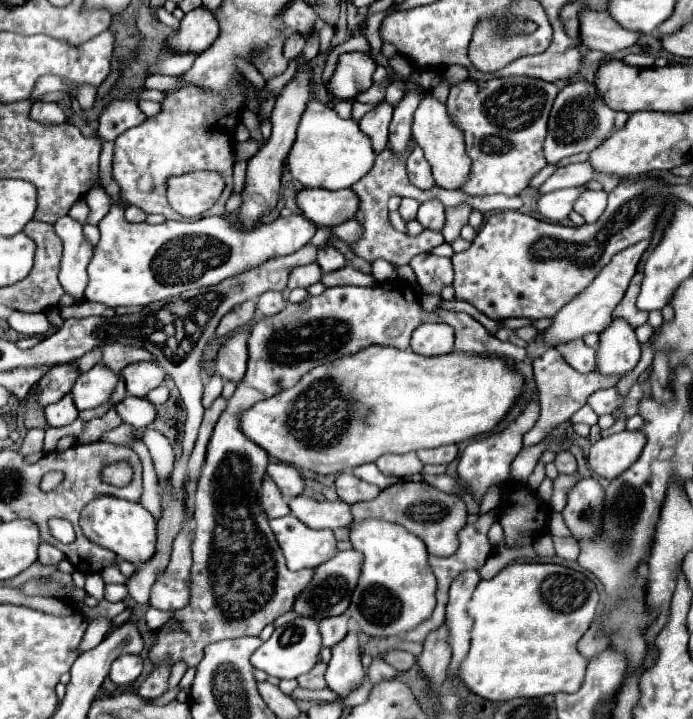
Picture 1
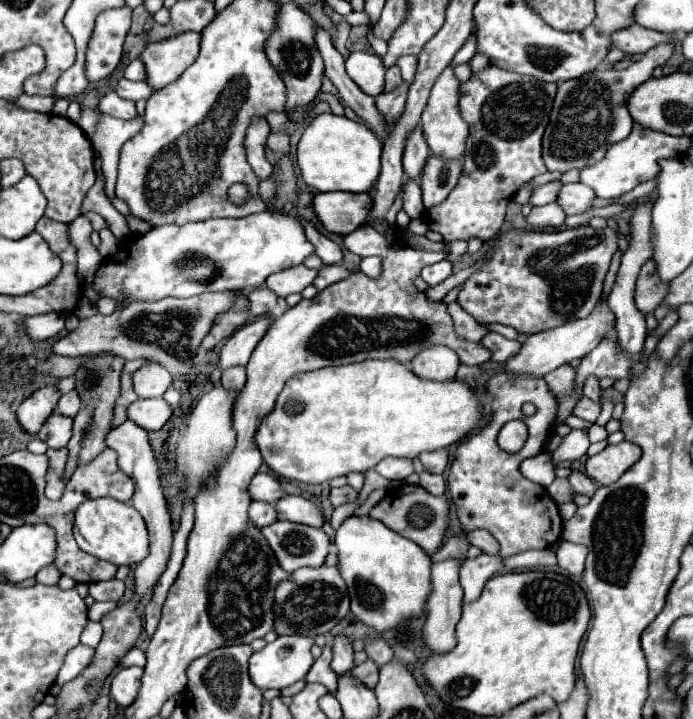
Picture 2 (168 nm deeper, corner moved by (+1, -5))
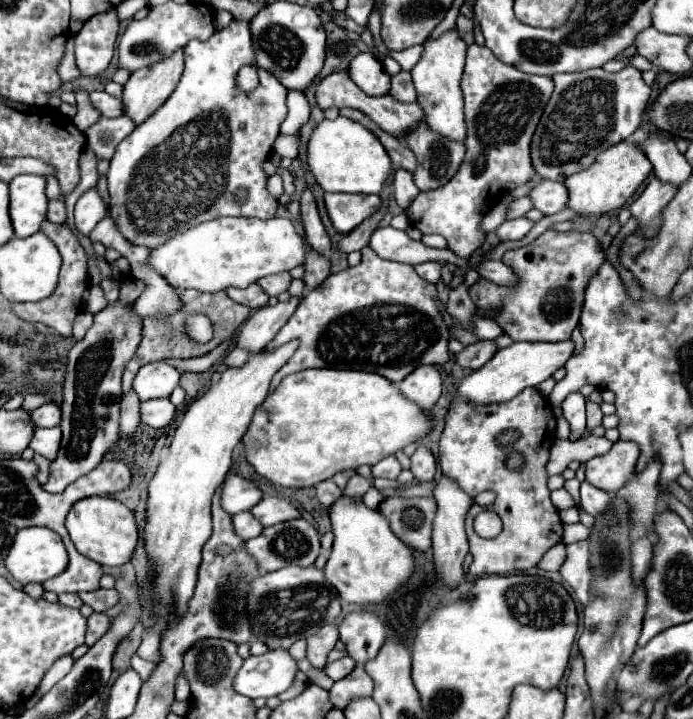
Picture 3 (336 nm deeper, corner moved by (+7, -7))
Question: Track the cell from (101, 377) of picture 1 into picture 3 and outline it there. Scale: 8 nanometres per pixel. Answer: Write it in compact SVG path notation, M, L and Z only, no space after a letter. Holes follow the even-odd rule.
M45 403L31 413L31 419L37 427L55 427L61 423L61 409L57 403Z

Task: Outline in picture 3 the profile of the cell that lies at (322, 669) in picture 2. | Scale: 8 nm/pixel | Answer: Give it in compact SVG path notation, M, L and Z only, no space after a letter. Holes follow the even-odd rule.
M333 623L329 627L323 627L317 635L309 637L307 639L307 659L309 659L309 663L317 669L323 669L323 665L327 663L327 655L335 647L337 639L339 639L339 631Z

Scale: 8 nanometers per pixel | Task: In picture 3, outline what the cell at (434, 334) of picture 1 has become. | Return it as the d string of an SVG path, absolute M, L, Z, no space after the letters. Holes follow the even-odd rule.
M421 365L399 383L399 389L419 407L431 409L441 395L441 385L441 371L435 365Z

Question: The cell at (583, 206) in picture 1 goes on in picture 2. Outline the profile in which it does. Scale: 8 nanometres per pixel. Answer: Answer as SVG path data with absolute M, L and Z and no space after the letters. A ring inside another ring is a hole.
M569 183L563 185L557 197L557 205L563 207L565 215L577 215L591 207L591 201L595 199L595 193L591 187L583 183Z

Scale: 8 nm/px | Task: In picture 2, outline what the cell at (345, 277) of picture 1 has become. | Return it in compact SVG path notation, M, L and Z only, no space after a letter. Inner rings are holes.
M323 265L323 267L319 269L319 275L315 277L313 285L321 291L321 289L325 289L327 285L333 285L333 283L337 283L337 281L343 281L343 279L347 279L347 277L349 277L349 271L347 271L343 265Z

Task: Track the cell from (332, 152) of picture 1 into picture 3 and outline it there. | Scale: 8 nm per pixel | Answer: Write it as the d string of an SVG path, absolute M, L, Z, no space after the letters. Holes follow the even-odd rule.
M347 117L323 119L307 143L307 167L327 193L379 193L393 165L379 139L361 123Z

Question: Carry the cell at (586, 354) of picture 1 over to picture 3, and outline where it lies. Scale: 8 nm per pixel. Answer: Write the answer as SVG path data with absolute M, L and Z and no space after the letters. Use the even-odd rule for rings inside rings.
M587 399L587 429L591 431L593 427L601 425L601 419L603 419L603 413L601 413L599 405Z

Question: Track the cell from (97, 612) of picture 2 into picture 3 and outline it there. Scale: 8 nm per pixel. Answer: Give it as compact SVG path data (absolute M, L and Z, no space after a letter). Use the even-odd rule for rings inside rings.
M91 613L91 615L87 617L85 643L87 643L87 645L93 645L107 629L109 629L109 617L107 617L107 613Z

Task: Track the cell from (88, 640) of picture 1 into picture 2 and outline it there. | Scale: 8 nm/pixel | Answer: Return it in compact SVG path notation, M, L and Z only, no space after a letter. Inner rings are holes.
M77 645L77 647L73 647L73 649L67 653L65 663L63 663L63 667L61 667L55 683L57 683L57 685L63 685L63 683L75 679L75 677L89 665L93 653L95 653L95 649L91 649L91 647L87 647L87 645Z

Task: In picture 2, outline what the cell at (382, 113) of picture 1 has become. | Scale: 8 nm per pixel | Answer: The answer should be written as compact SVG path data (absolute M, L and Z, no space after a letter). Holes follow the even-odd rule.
M403 81L397 89L393 89L389 93L381 93L375 97L375 103L377 103L379 111L385 115L387 123L395 123L397 117L403 113L403 107L407 101L407 91L409 91L409 83Z

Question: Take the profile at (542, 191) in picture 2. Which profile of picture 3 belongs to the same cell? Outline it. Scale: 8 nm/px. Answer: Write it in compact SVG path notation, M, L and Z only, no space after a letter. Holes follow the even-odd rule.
M519 197L515 199L511 205L509 205L509 211L507 211L507 217L509 219L515 219L515 217L523 217L529 209L533 209L533 201L529 197Z

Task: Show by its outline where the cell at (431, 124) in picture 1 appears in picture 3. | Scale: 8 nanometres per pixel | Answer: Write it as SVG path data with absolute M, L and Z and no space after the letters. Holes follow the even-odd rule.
M457 29L443 33L439 39L427 41L421 61L411 69L413 83L417 89L417 103L425 113L425 125L449 141L465 141L463 121L463 95L461 95L461 73L465 63L467 45L461 41Z

